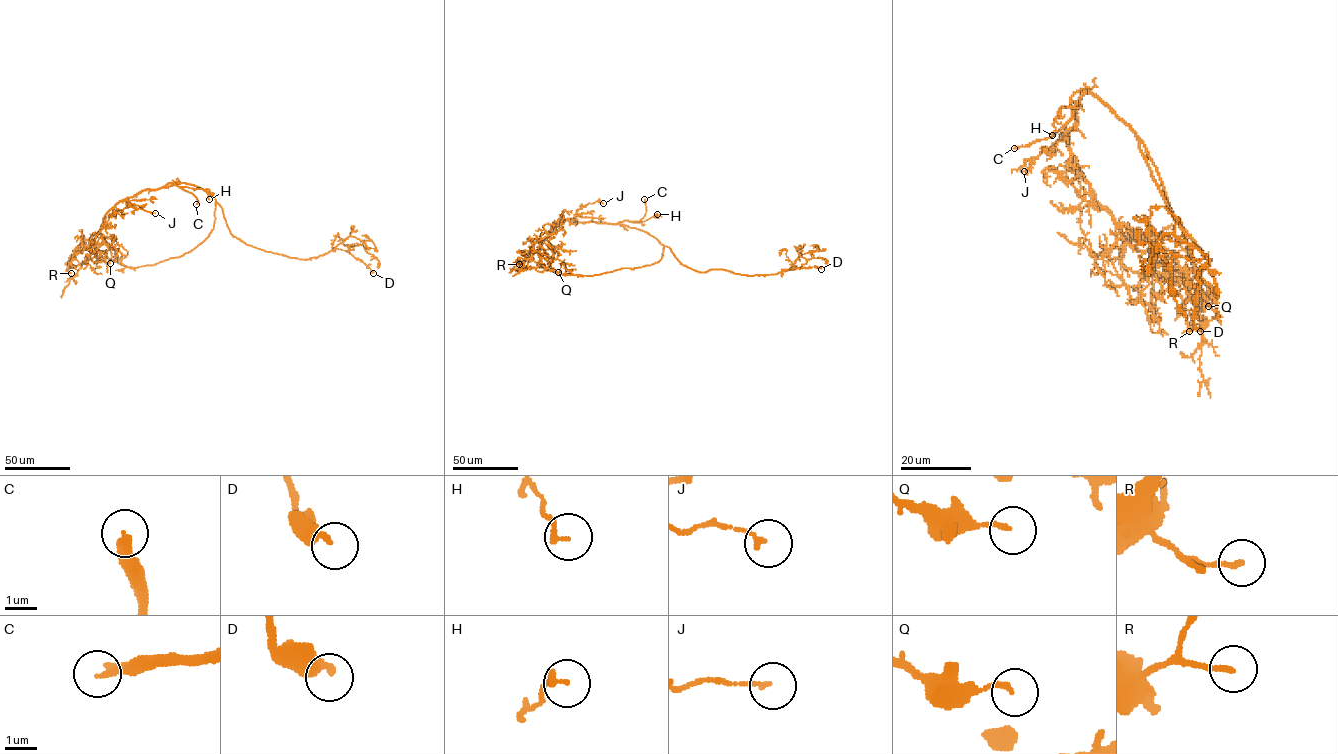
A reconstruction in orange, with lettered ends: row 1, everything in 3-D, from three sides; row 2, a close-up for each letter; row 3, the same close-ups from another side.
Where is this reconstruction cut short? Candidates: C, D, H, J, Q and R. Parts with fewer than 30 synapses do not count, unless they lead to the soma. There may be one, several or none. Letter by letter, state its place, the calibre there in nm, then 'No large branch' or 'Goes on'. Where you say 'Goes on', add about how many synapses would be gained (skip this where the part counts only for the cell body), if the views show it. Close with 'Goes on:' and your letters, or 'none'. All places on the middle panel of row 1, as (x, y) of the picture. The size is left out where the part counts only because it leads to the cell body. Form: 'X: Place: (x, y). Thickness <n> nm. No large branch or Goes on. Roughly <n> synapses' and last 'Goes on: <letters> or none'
C: Place: (644, 199). Thickness 280 nm. Goes on
D: Place: (821, 269). Thickness 240 nm. No large branch
H: Place: (657, 214). Thickness 140 nm. No large branch
J: Place: (603, 203). Thickness 130 nm. No large branch
Q: Place: (558, 272). Thickness 140 nm. No large branch
R: Place: (519, 264). Thickness 160 nm. No large branch
Goes on: C

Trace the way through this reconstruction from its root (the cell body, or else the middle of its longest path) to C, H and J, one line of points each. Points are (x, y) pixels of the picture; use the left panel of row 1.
C: (218, 203), (197, 186), (185, 183), (165, 186), (174, 184), (191, 192), (198, 200), (196, 204)
H: (218, 203), (197, 186), (185, 183), (165, 186), (170, 183), (203, 189), (209, 199)
J: (218, 203), (204, 190), (185, 183), (145, 189), (125, 199), (136, 209), (155, 213)

